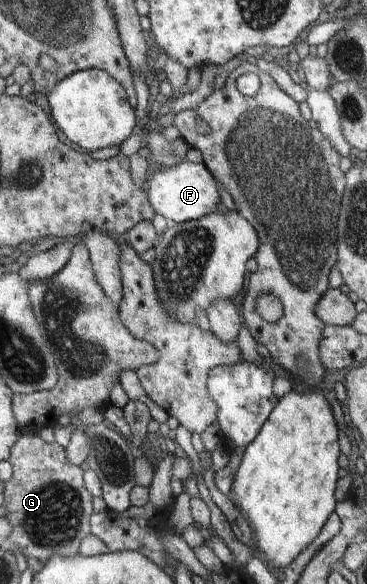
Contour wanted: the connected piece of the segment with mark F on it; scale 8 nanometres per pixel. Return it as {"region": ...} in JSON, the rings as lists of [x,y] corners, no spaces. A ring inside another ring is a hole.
{"region":[[[185,160],[173,168],[156,170],[151,176],[151,180],[145,182],[145,187],[154,213],[163,216],[172,224],[198,220],[218,210],[220,196],[216,180],[203,163],[194,164]]]}

